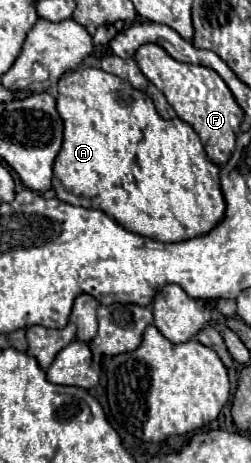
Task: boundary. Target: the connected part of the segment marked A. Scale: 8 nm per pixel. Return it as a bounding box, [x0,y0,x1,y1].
[52,67,226,243]

